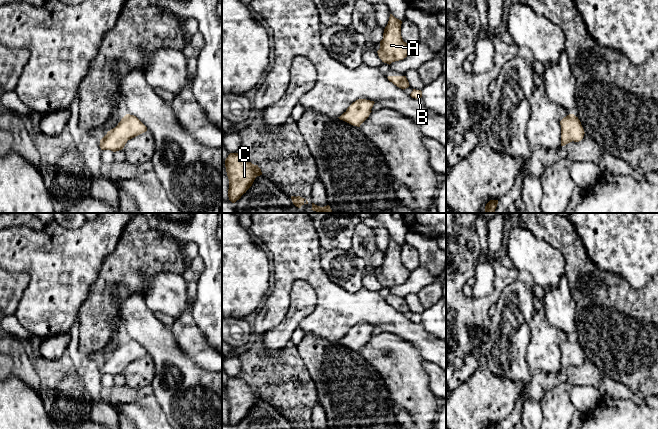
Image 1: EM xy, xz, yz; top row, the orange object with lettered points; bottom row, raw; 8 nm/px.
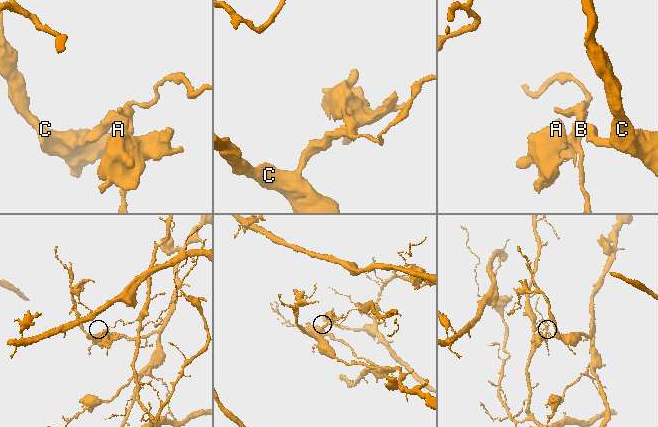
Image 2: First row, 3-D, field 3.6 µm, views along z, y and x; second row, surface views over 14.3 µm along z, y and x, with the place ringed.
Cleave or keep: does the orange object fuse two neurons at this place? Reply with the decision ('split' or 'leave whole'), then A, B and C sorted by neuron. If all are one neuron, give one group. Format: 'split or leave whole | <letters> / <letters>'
split | A B / C

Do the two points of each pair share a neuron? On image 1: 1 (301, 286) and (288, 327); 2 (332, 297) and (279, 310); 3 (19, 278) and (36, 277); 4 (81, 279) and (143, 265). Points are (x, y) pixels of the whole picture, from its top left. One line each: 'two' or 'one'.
1: one
2: one
3: two
4: two

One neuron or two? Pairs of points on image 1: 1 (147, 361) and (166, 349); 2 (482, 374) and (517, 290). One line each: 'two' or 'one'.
1: two
2: two

